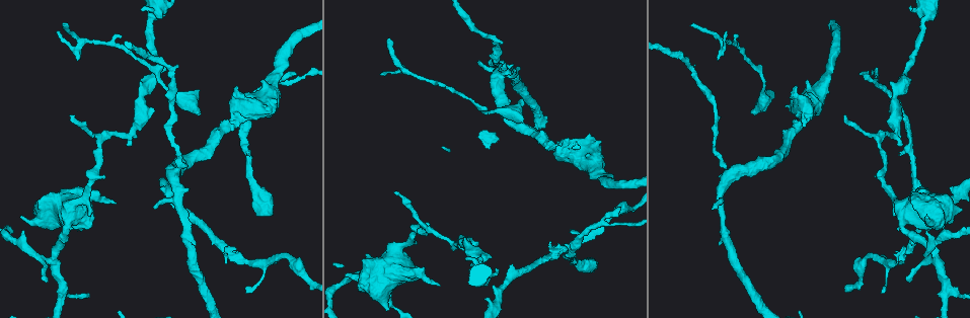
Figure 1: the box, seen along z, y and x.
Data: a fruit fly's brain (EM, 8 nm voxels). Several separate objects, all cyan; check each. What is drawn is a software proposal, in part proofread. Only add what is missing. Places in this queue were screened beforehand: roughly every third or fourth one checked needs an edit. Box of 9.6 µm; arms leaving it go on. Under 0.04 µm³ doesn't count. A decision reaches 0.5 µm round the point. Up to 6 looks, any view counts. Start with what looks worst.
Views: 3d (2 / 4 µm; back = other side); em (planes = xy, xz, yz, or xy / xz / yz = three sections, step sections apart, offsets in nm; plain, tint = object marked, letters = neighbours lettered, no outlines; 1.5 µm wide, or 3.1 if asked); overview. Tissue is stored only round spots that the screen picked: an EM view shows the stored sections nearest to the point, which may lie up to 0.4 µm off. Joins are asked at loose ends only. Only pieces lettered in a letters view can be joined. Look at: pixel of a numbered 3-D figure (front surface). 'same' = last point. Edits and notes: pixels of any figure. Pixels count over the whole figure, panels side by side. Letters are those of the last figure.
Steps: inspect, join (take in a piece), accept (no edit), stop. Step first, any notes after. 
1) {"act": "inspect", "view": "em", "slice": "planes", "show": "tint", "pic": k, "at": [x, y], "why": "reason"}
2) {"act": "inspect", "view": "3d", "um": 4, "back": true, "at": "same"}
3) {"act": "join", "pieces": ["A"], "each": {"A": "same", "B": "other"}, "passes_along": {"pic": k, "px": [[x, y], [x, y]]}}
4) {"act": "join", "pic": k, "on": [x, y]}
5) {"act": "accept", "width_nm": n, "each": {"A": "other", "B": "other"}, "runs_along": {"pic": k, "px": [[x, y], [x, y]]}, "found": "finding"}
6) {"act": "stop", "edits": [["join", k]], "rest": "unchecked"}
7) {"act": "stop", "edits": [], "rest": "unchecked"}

{"act": "inspect", "view": "em", "slice": "planes", "show": "letters", "pic": 1, "at": [712, 209], "why": "free end"}

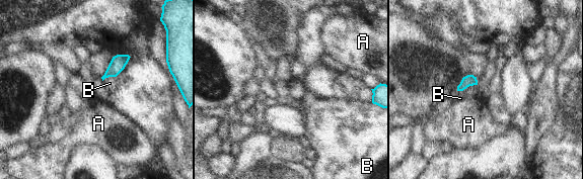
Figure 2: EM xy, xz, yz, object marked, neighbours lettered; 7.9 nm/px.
{"act": "accept", "longest_contact_nm": ["B", 110], "each": {"A": "other", "B": "other"}, "found": "none of them fits"}

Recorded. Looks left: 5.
{"act": "inspect", "view": "em", "slice": "planes", "show": "letters", "pic": 1, "at": [387, 38], "why": "thin end"}

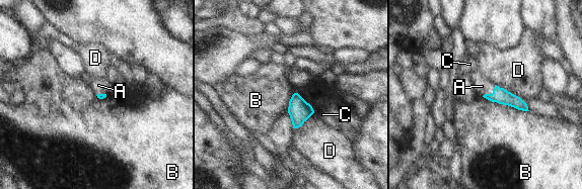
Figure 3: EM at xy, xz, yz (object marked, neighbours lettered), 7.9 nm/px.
{"act": "join", "pieces": ["A"], "longest_contact_nm": ["B", 400], "each": {"A": "same", "B": "other", "C": "other", "D": "other"}, "passes_along": {"pic": 3, "px": [[500, 95], [492, 93], [482, 86]]}, "found": "the cell continues"}

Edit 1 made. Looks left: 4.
{"act": "inspect", "view": "overview", "why": "see it whole again"}

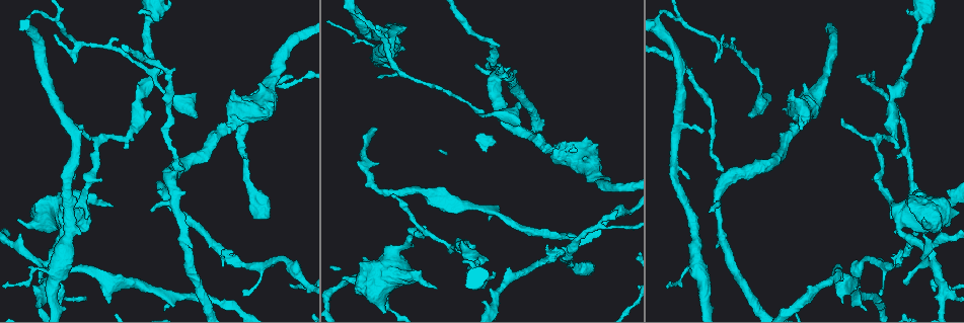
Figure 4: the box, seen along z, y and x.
{"act": "inspect", "view": "3d", "um": 4, "pic": 4, "at": [436, 287], "why": "an open end"}

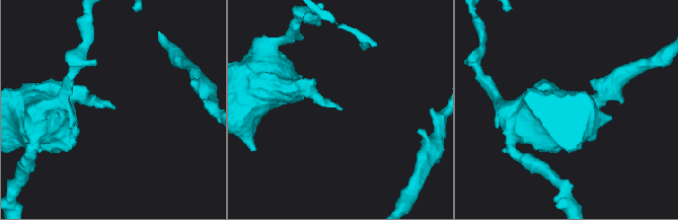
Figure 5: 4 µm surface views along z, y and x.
{"act": "inspect", "view": "em", "slice": "planes", "show": "letters", "pic": 5, "at": [114, 107], "why": "need the tissue"}

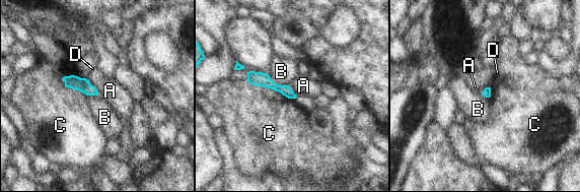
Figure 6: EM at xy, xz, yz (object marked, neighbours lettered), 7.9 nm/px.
{"act": "accept", "longest_contact_nm": ["C", 360], "each": {"A": "other", "B": "other", "C": "other", "D": "other"}, "found": "none of them fits"}

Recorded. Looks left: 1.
{"act": "stop", "edits": [["join", 3]], "rest": "unchecked"}

